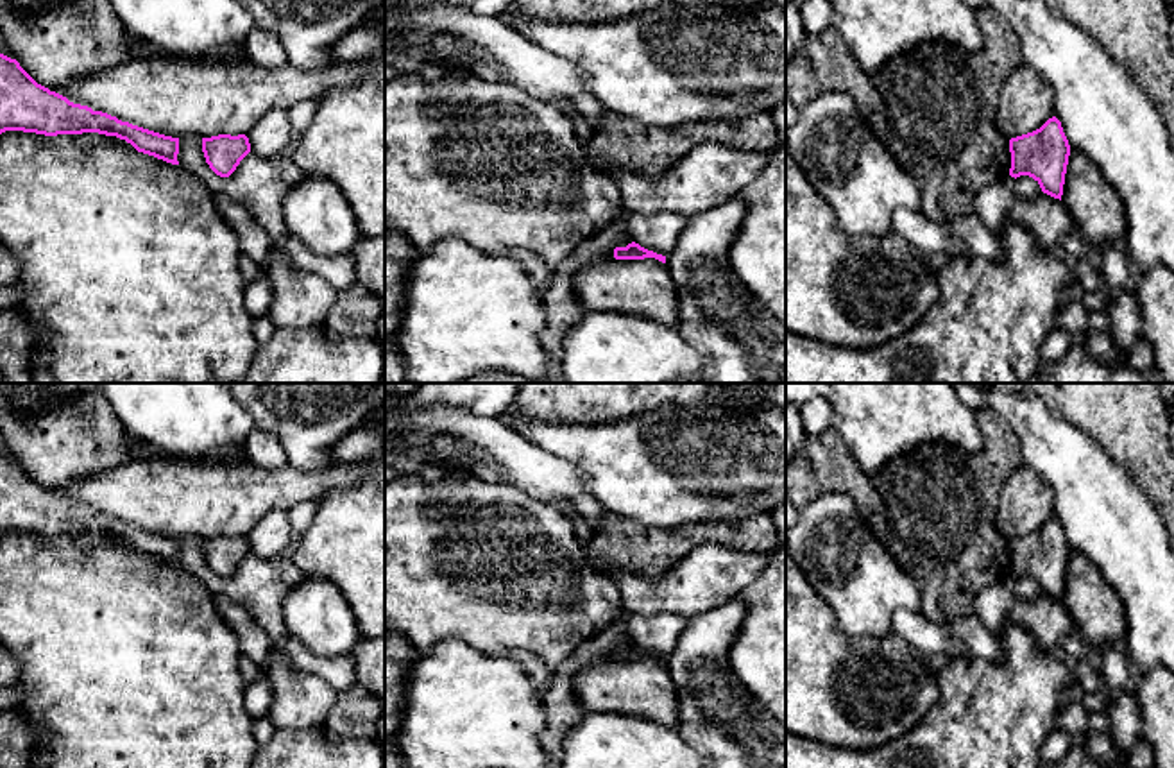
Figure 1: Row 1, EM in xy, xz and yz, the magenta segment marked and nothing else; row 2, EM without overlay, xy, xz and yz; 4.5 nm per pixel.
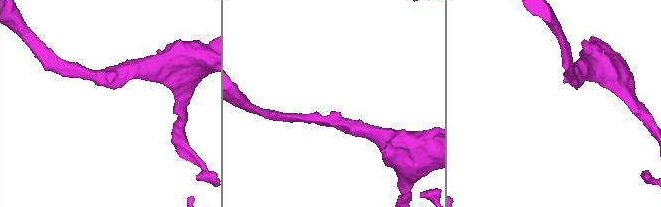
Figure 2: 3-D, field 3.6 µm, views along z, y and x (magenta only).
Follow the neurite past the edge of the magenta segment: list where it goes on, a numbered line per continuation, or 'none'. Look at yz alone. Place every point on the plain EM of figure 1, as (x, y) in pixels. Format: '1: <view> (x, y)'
none

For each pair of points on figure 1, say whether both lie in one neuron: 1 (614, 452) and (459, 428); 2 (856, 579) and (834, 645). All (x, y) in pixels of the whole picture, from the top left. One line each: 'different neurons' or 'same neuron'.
1: different neurons
2: different neurons

